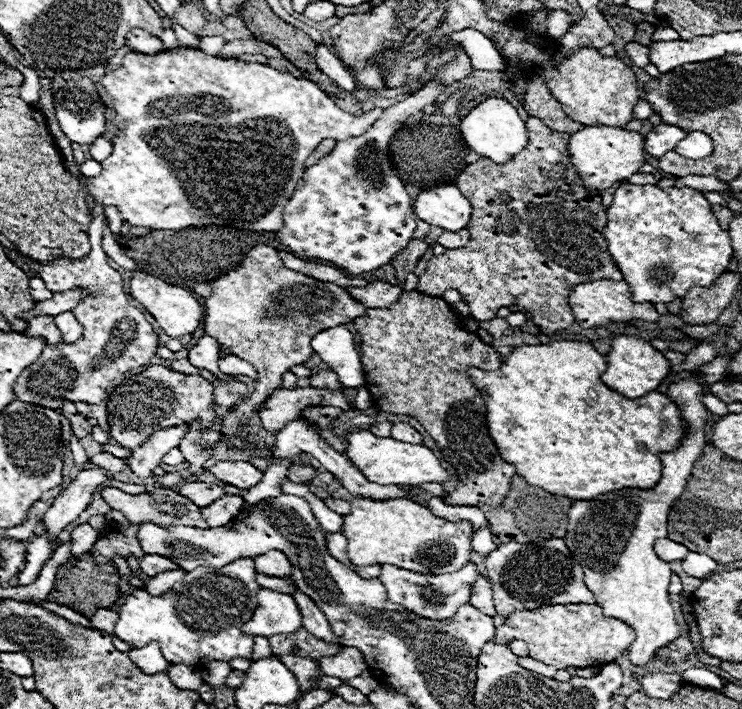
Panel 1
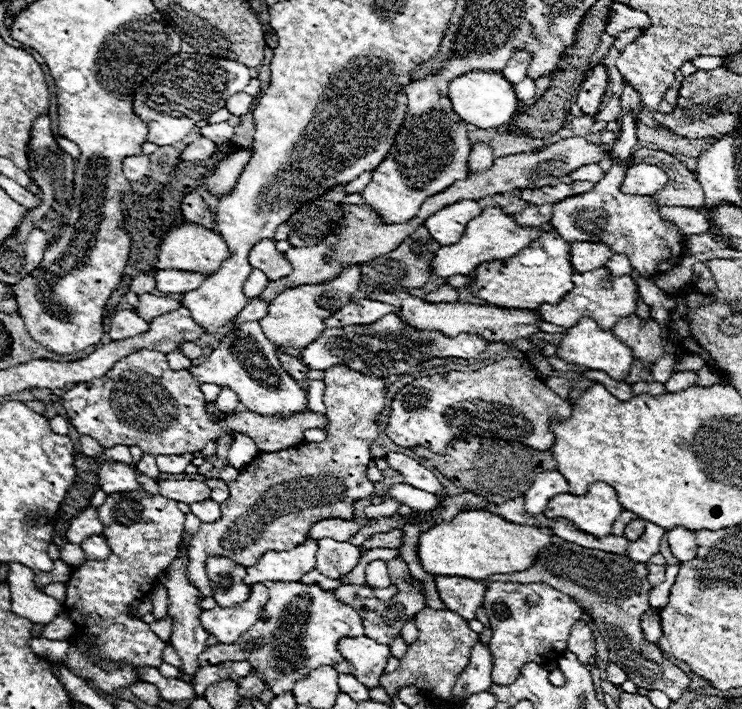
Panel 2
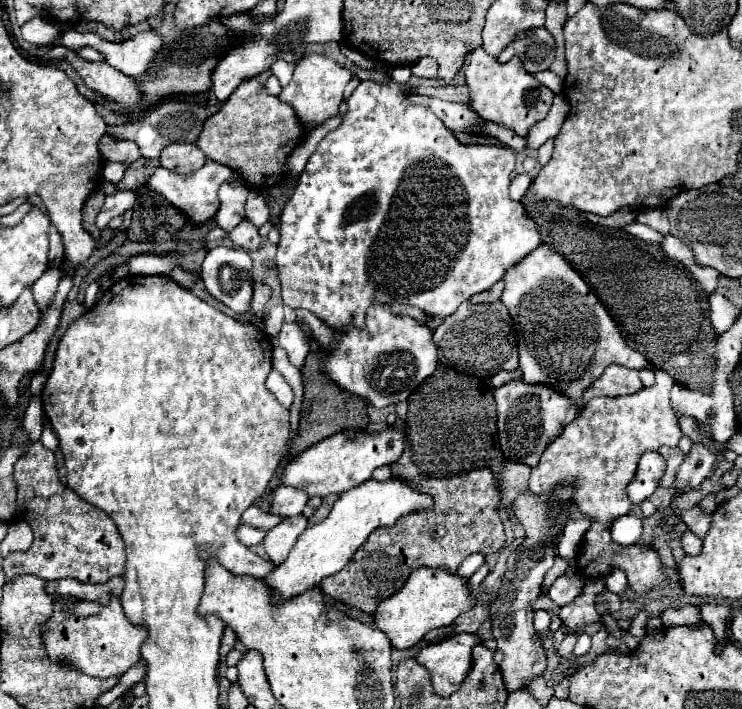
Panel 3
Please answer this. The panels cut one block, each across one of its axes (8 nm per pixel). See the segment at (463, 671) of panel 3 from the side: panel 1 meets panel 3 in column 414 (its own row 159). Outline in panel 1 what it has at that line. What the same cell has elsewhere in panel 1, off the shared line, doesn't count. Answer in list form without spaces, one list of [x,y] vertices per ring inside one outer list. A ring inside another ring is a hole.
[[[658,124],[658,126],[654,126],[654,128],[646,134],[646,138],[644,138],[644,150],[646,150],[652,158],[660,160],[666,152],[674,150],[676,144],[678,144],[680,140],[684,140],[684,136],[686,136],[686,132],[682,132],[682,130],[676,128],[676,126]]]

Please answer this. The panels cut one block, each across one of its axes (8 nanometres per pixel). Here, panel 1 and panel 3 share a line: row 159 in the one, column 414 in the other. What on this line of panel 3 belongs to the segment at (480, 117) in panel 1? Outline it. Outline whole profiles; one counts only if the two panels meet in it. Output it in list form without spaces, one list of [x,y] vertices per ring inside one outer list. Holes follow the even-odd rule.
[[[392,476],[390,480],[378,482],[374,478],[362,482],[360,486],[340,494],[338,502],[330,510],[328,518],[304,530],[292,548],[286,562],[282,562],[274,572],[270,572],[264,580],[270,588],[274,588],[274,600],[286,600],[298,596],[320,584],[322,578],[336,574],[344,564],[352,558],[352,554],[366,542],[366,538],[382,526],[394,526],[402,516],[418,510],[432,510],[434,500],[430,494],[414,490],[408,480]]]

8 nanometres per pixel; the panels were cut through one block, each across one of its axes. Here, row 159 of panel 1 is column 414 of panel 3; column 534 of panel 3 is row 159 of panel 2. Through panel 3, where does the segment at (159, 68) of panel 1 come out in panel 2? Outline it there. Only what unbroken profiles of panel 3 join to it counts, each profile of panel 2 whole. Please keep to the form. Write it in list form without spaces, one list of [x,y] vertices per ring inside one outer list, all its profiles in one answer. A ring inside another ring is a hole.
[[[238,148],[234,154],[226,156],[218,164],[216,172],[204,180],[204,186],[208,190],[212,190],[214,194],[218,194],[218,196],[228,194],[234,188],[240,172],[244,170],[248,160],[250,160],[250,150],[248,148]]]

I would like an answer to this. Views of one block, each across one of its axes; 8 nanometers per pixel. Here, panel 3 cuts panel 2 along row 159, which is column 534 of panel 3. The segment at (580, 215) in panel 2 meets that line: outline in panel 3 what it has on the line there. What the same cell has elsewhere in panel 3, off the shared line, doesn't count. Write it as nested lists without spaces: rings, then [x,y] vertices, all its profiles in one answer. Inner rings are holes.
[[[536,610],[534,612],[534,628],[536,632],[546,632],[550,626],[550,614],[544,610]]]

